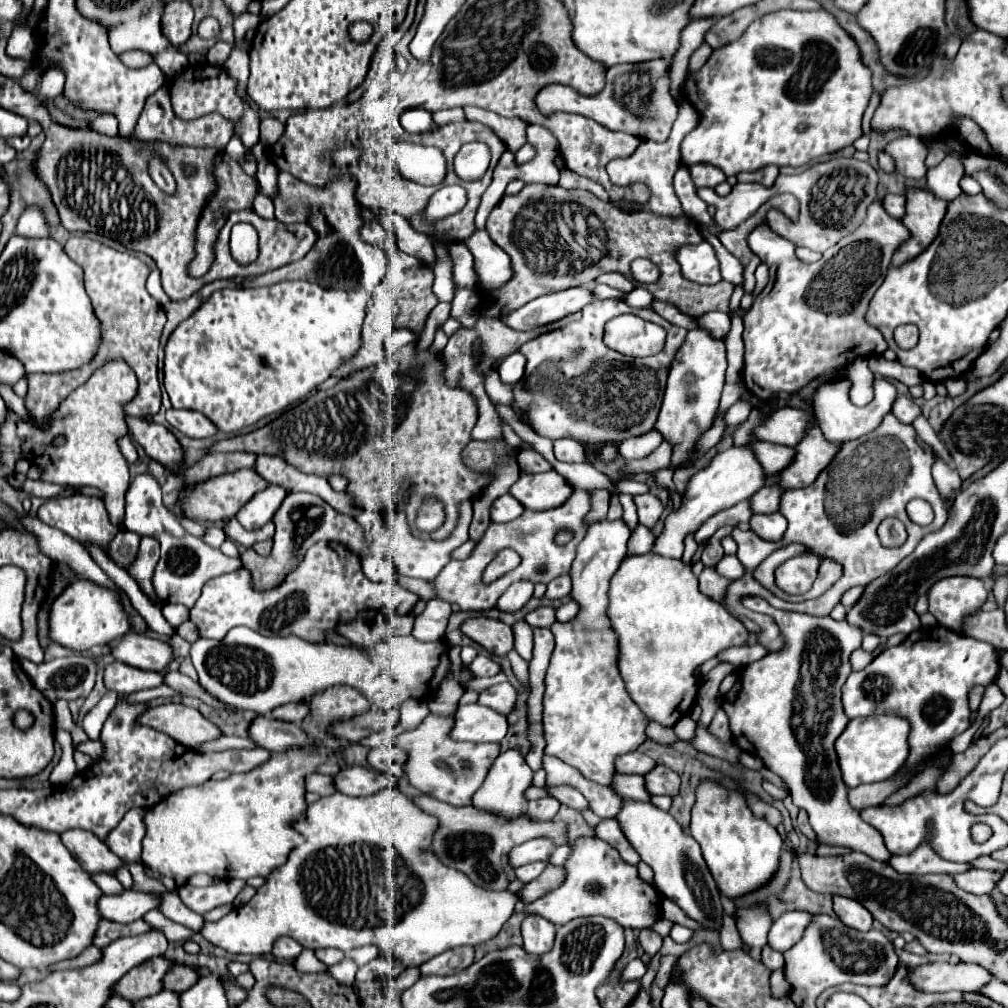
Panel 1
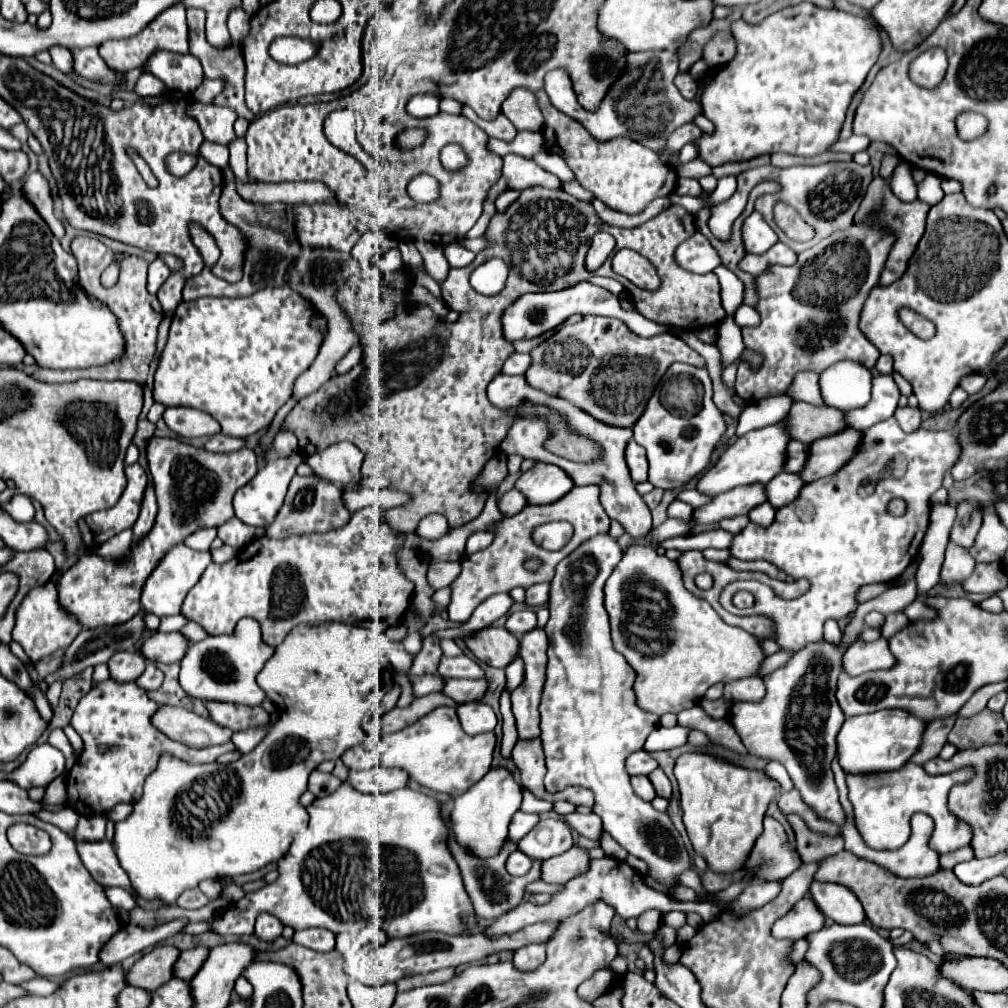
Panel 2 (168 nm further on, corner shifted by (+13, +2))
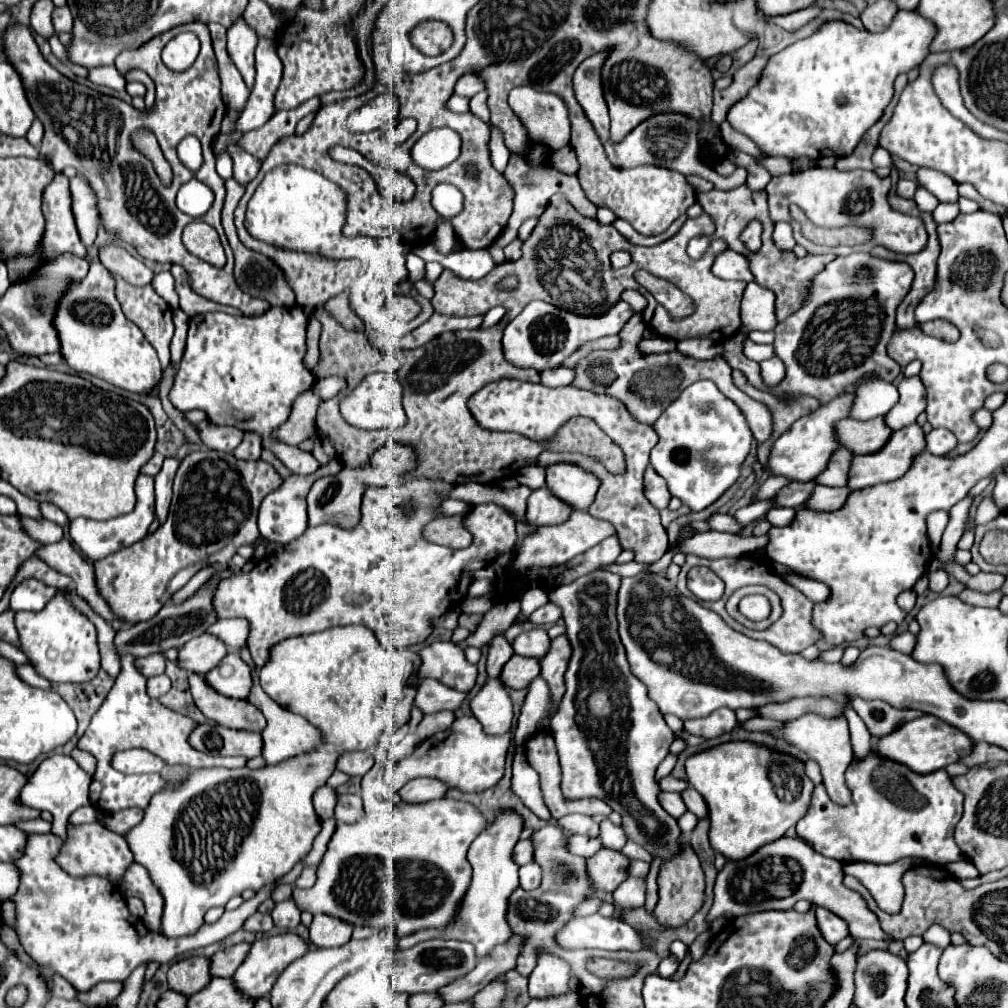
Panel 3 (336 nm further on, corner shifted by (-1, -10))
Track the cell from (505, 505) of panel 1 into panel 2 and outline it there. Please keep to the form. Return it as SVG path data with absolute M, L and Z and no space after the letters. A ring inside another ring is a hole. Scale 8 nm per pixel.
M510 489L508 493L504 493L504 495L500 497L500 501L498 501L498 509L500 509L500 513L506 515L506 517L522 511L524 507L526 507L526 499L524 499L524 495L518 493L516 489Z

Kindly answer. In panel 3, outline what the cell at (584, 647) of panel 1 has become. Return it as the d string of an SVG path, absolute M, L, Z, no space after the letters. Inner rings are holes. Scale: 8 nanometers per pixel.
M592 571L568 585L550 589L550 601L562 609L566 623L566 635L572 643L572 659L566 671L566 693L562 697L558 713L552 717L552 735L556 739L560 765L562 765L562 791L568 799L598 797L606 801L614 811L622 815L622 827L630 839L646 847L652 855L660 855L662 861L672 859L678 853L678 839L682 831L676 819L668 815L658 803L660 787L654 781L656 767L668 755L668 747L674 741L674 733L666 725L658 705L648 697L646 685L632 675L626 661L624 645L618 637L616 623L616 593L620 577L606 571Z

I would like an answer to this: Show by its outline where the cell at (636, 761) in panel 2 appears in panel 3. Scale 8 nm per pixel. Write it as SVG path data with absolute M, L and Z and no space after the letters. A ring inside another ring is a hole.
M668 775L668 777L664 777L660 781L660 789L662 791L678 791L678 793L682 793L684 789L688 789L688 781L682 781L682 779L676 779L676 777Z

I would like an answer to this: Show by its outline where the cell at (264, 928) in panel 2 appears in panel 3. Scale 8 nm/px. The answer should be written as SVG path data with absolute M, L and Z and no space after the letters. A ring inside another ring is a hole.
M292 897L276 903L276 907L272 909L272 919L276 923L276 927L284 929L284 931L294 931L296 925L300 923L300 909L296 905L296 901Z

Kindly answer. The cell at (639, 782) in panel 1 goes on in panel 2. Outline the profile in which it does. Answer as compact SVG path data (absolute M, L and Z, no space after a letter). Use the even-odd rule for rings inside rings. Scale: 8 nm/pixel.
M644 775L630 777L630 783L632 783L632 789L634 789L634 793L636 793L638 797L642 797L644 801L652 801L652 799L656 797L656 793L654 793L654 787L652 787L652 783L648 781L648 777L644 777Z

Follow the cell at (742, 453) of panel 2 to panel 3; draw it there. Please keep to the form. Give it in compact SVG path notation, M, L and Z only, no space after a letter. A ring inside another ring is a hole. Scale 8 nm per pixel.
M848 391L848 393L842 393L840 397L834 397L828 405L822 405L816 411L812 411L812 413L804 415L802 419L798 419L792 425L792 429L786 431L774 443L772 453L770 453L770 463L768 463L766 469L774 475L786 475L792 481L816 479L816 475L820 475L826 469L828 457L832 457L832 453L842 447L840 441L838 441L838 435L836 435L836 423L850 415L852 401L854 401L854 393ZM822 433L824 433L824 437L822 437ZM822 439L826 441L826 447L828 447L826 453L822 453Z

